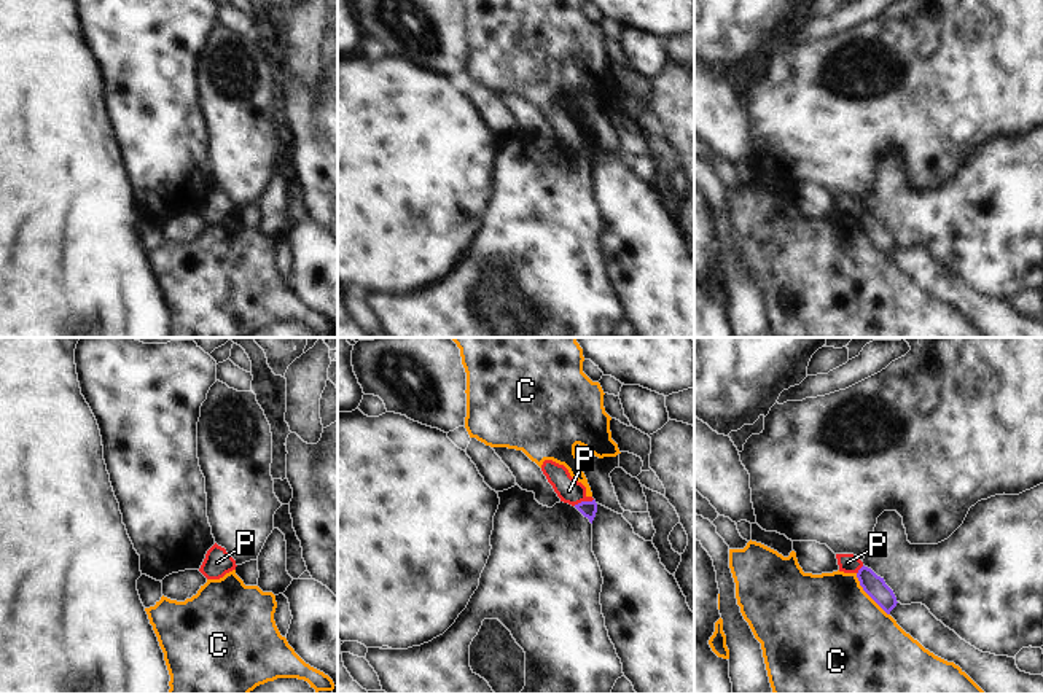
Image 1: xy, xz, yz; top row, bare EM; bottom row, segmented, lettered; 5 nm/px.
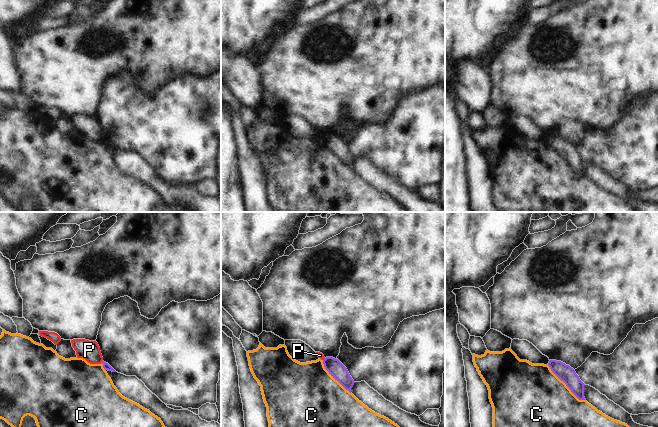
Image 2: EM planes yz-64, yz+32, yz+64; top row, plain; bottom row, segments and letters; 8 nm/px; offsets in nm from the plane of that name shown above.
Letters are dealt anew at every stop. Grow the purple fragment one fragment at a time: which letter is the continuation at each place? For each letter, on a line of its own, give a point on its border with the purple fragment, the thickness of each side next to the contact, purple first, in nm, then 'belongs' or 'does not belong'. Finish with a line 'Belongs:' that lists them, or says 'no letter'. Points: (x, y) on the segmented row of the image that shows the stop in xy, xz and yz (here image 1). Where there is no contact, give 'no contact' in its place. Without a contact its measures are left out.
C: yz (868, 594) | 110/500 nm | does not belong
P: xz (583, 502) | 80/120 nm | does not belong
Belongs: no letter

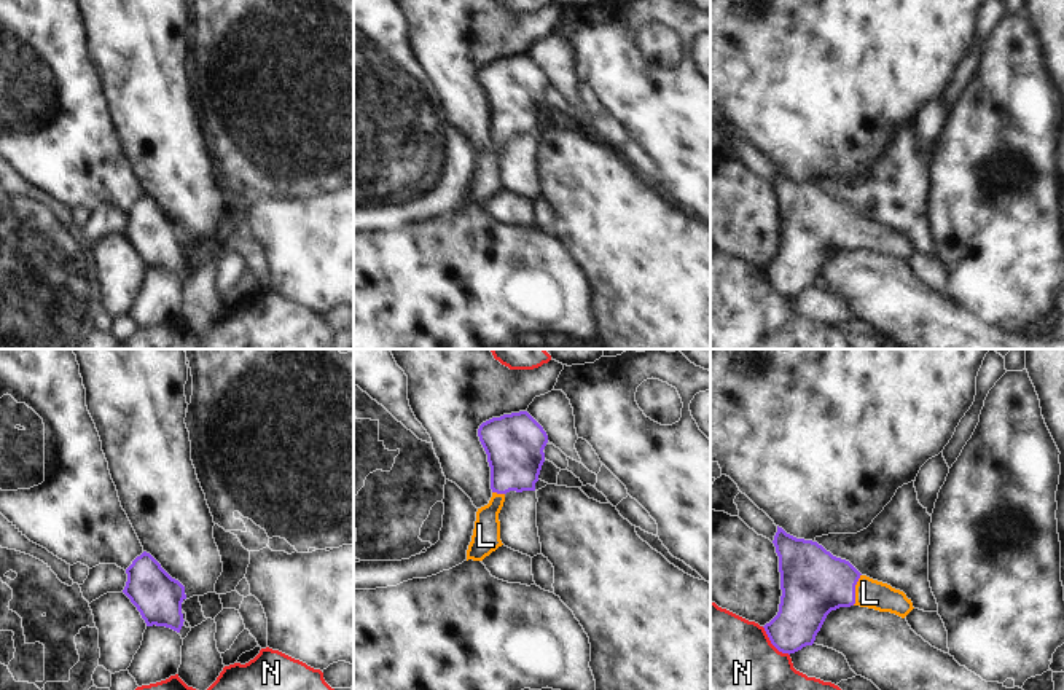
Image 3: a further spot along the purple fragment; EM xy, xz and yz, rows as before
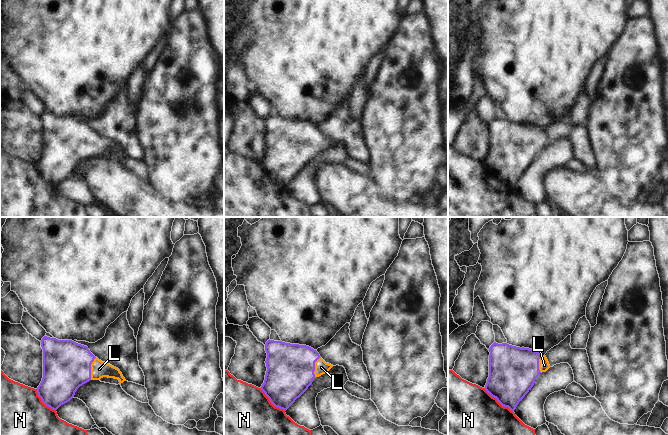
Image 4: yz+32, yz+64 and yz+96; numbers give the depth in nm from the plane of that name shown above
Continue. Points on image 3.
L: yz (854, 590) | 340/150 nm | belongs
N: yz (773, 644) | 240/380 nm | does not belong
Belongs: L

